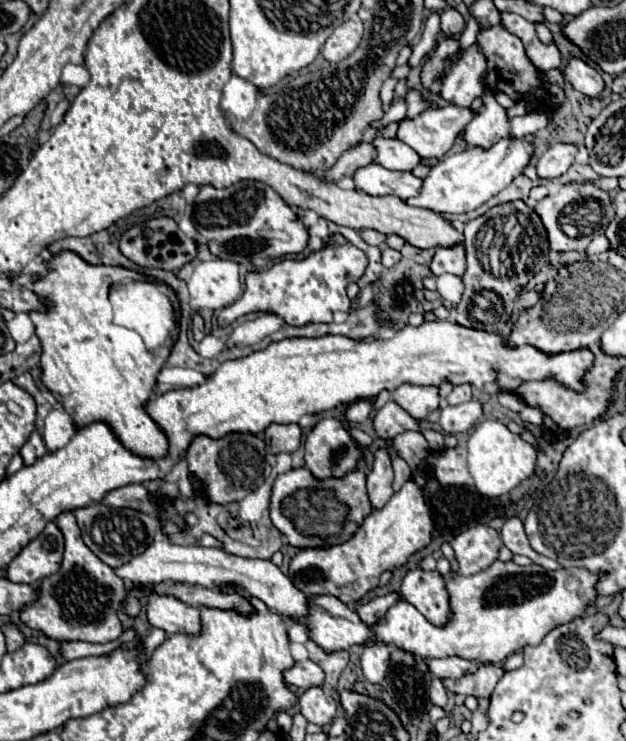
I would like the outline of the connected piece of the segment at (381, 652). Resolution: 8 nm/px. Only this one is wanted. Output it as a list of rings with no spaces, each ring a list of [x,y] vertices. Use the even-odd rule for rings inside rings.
[[[373,644],[363,648],[361,670],[371,684],[379,684],[385,678],[391,664],[390,650],[387,644]]]

